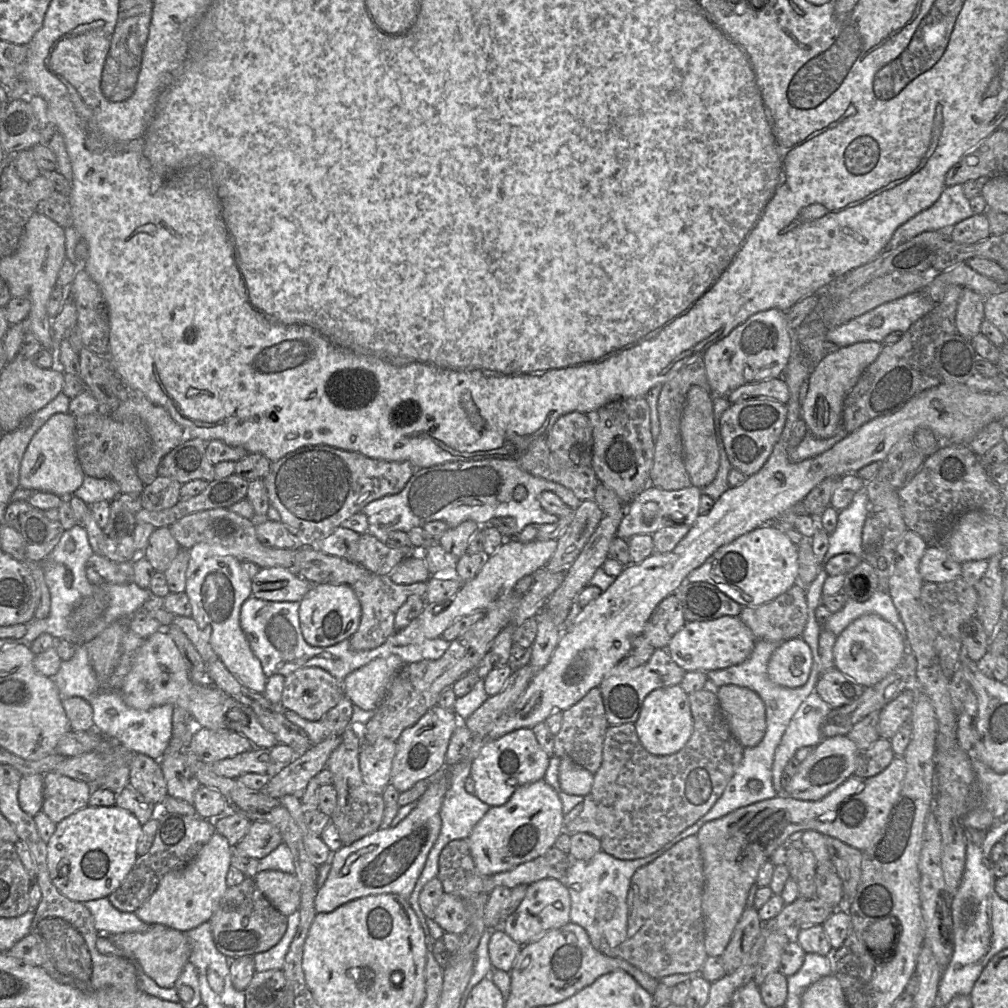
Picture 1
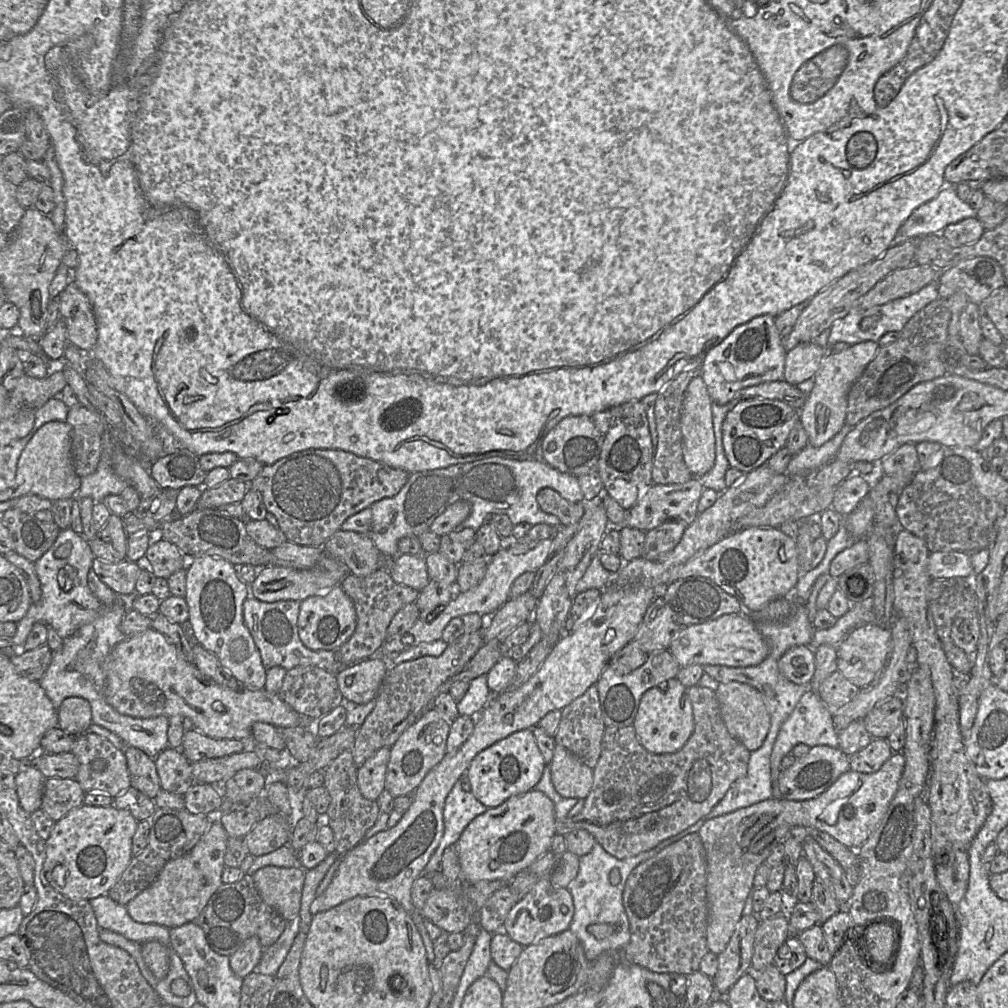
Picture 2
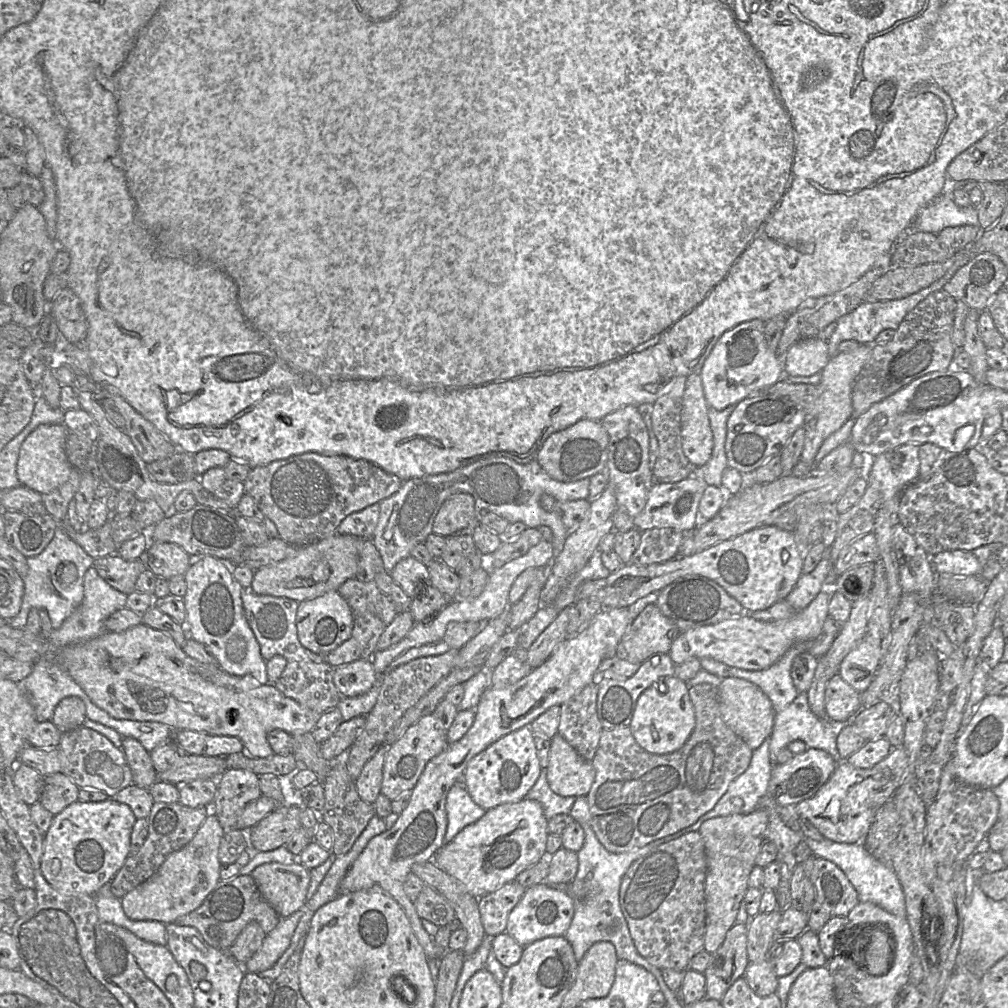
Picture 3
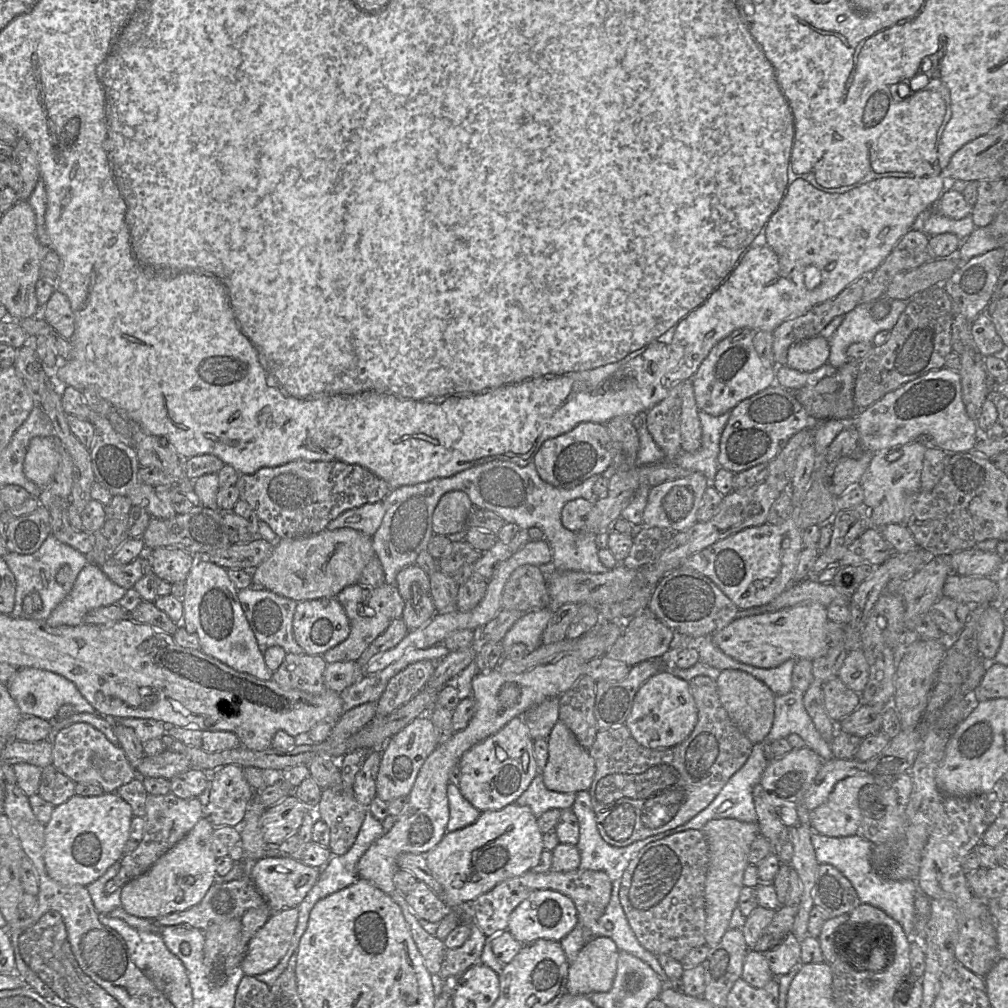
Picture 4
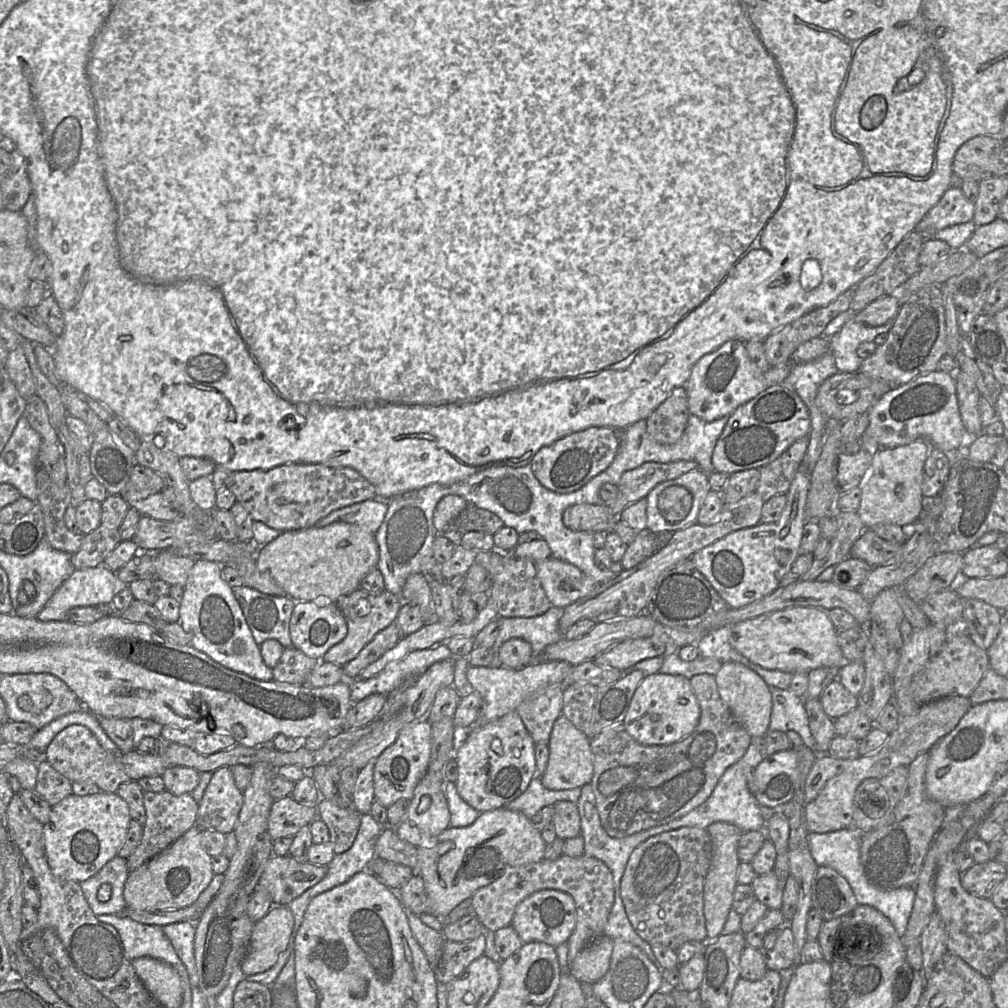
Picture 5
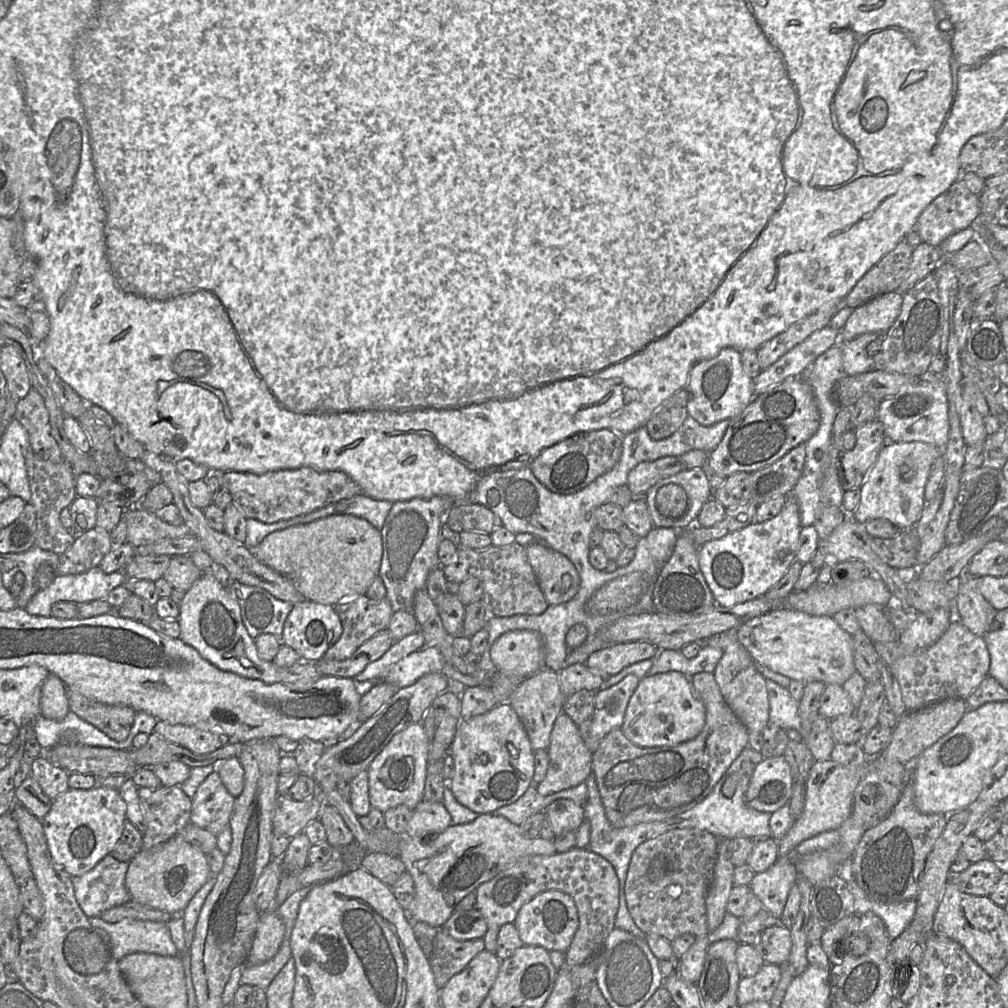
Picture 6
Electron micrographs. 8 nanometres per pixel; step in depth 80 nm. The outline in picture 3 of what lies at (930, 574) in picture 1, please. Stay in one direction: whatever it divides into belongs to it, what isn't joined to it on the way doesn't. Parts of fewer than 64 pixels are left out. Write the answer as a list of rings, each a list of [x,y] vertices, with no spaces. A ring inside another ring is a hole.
[[[950,550],[931,557],[931,564],[937,574],[980,575],[983,565],[972,551]]]

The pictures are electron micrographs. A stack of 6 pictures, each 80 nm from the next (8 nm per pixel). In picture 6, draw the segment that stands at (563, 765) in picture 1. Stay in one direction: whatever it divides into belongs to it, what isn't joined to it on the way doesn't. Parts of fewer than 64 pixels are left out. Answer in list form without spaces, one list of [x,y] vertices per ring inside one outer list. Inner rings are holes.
[[[563,712],[554,722],[547,748],[549,764],[543,780],[537,784],[537,791],[541,795],[549,795],[565,790],[585,782],[592,773],[592,752],[586,747],[578,726]]]

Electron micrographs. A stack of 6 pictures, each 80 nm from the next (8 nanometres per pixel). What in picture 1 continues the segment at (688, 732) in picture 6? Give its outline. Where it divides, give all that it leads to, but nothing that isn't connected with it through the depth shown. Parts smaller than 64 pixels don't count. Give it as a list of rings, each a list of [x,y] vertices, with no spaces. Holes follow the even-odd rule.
[[[680,684],[653,690],[644,699],[639,717],[634,724],[640,743],[649,753],[665,756],[680,751],[693,732],[688,694]]]

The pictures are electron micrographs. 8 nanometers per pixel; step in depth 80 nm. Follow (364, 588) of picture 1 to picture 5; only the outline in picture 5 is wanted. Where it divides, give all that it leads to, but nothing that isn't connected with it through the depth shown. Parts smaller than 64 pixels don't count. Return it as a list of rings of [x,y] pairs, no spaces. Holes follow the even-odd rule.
[[[360,587],[350,594],[339,597],[336,605],[346,620],[347,635],[342,641],[332,646],[324,654],[322,660],[340,666],[344,666],[344,664],[353,660],[377,633],[396,620],[402,604],[403,601],[400,597],[386,589],[382,593],[375,595]]]

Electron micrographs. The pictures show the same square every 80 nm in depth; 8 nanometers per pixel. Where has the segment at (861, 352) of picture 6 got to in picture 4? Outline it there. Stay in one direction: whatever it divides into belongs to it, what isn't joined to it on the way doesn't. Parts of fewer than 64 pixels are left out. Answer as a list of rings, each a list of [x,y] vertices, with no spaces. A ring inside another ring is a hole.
[[[913,298],[890,300],[891,310],[880,320],[874,319],[871,315],[873,302],[860,303],[854,310],[845,314],[840,326],[830,339],[827,339],[830,346],[828,363],[838,369],[850,360],[846,352],[851,344],[872,344],[879,332],[891,331],[912,300]]]

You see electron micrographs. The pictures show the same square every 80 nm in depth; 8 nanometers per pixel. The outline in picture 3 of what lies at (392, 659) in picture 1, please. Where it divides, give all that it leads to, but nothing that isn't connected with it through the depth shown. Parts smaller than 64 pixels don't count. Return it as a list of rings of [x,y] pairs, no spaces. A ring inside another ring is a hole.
[[[360,659],[333,668],[333,682],[342,697],[368,692],[379,679],[371,659]]]

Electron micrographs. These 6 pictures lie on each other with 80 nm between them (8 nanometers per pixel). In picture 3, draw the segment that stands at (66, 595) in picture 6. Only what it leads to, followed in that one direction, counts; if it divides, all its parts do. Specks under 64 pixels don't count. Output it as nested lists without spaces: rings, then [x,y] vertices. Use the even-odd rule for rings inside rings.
[[[91,566],[84,574],[84,597],[80,606],[67,617],[58,629],[49,636],[53,651],[65,646],[94,639],[107,631],[106,619],[114,612],[126,607],[127,595],[110,586],[97,570]]]

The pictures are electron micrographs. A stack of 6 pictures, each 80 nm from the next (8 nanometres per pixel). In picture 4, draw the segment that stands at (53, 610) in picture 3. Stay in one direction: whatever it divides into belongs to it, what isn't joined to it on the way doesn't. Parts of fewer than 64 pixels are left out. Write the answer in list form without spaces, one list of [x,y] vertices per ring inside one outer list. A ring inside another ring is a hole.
[[[50,533],[40,548],[33,554],[20,555],[15,552],[8,552],[2,557],[16,579],[15,602],[12,613],[13,618],[23,616],[23,599],[32,592],[37,592],[42,601],[42,608],[35,611],[30,618],[39,621],[45,621],[51,612],[66,598],[71,592],[73,585],[80,571],[88,565],[88,560],[84,554],[73,547],[60,542]],[[68,565],[71,569],[71,575],[65,584],[59,584],[56,580],[56,574],[59,569]]]

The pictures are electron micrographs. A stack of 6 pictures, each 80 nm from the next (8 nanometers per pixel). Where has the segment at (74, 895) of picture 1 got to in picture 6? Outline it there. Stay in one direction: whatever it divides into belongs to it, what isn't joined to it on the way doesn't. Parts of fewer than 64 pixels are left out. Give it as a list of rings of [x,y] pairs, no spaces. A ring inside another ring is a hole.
[[[99,784],[91,789],[69,788],[57,796],[48,813],[41,819],[54,862],[71,877],[90,871],[118,843],[127,821],[126,811],[126,803],[119,791]]]

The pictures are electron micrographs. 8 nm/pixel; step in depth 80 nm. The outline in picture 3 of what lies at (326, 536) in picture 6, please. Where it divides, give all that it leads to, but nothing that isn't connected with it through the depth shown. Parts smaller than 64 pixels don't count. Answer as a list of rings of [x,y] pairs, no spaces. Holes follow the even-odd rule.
[[[336,533],[316,543],[294,547],[284,560],[257,569],[250,590],[258,595],[288,598],[298,603],[337,591],[345,581],[355,578],[361,539]]]

